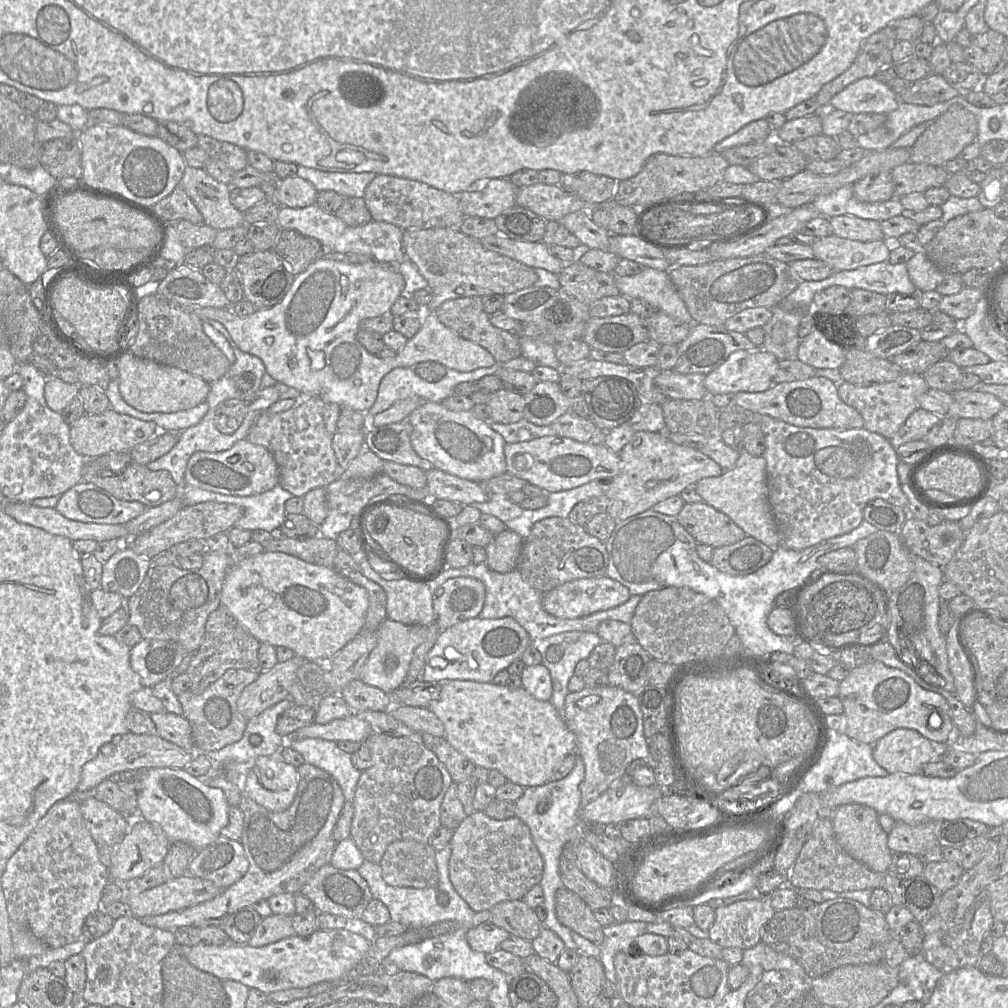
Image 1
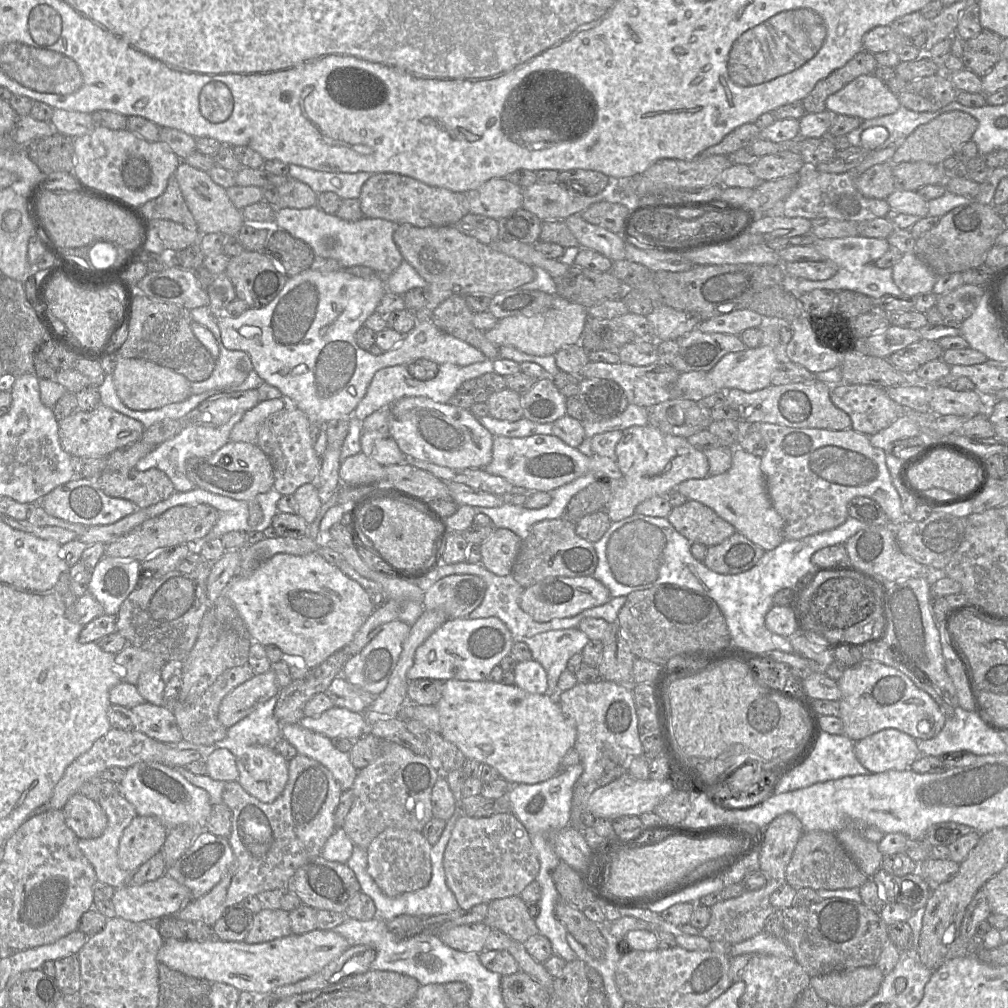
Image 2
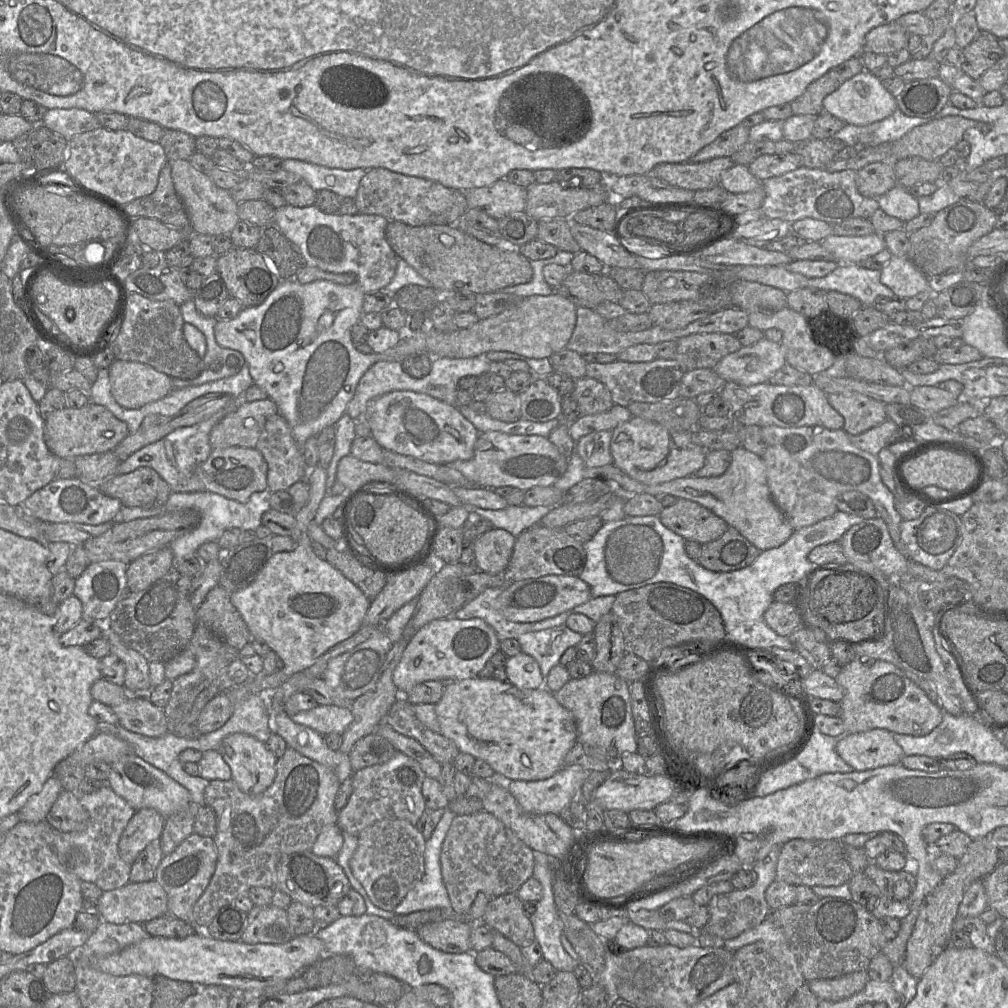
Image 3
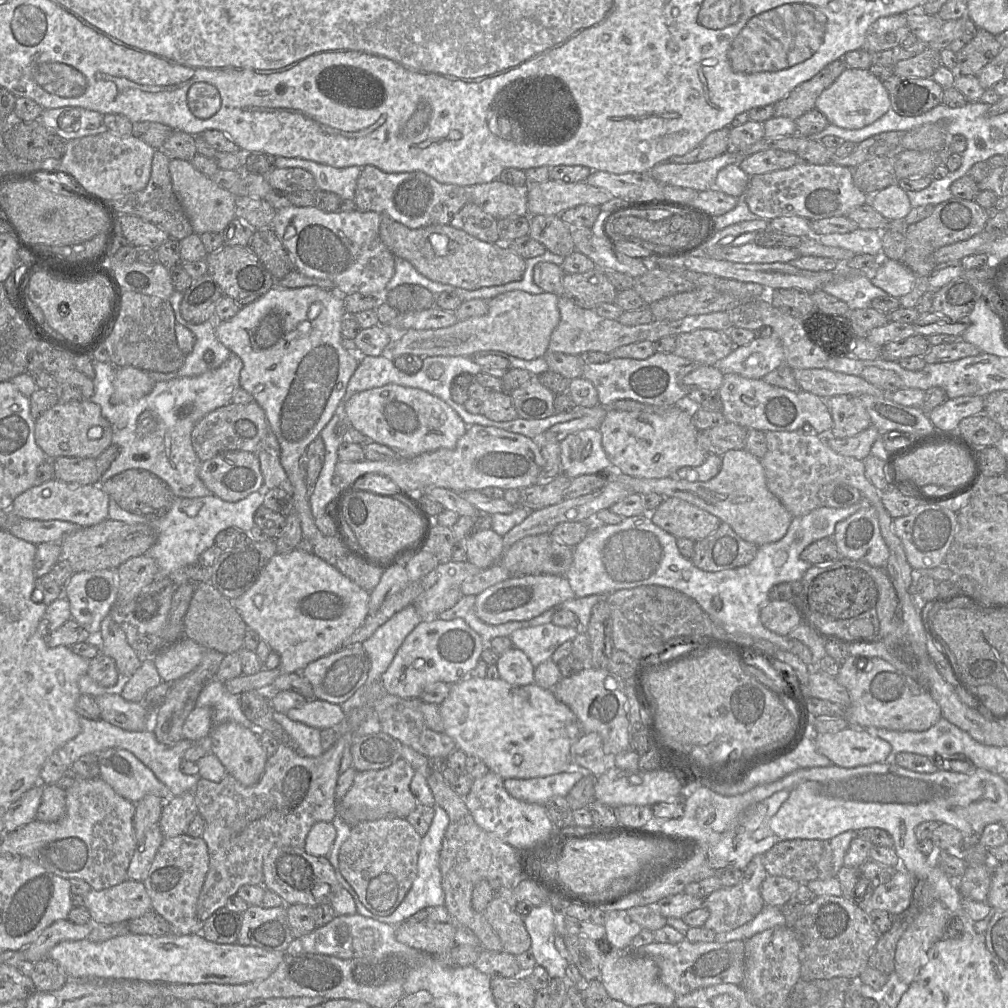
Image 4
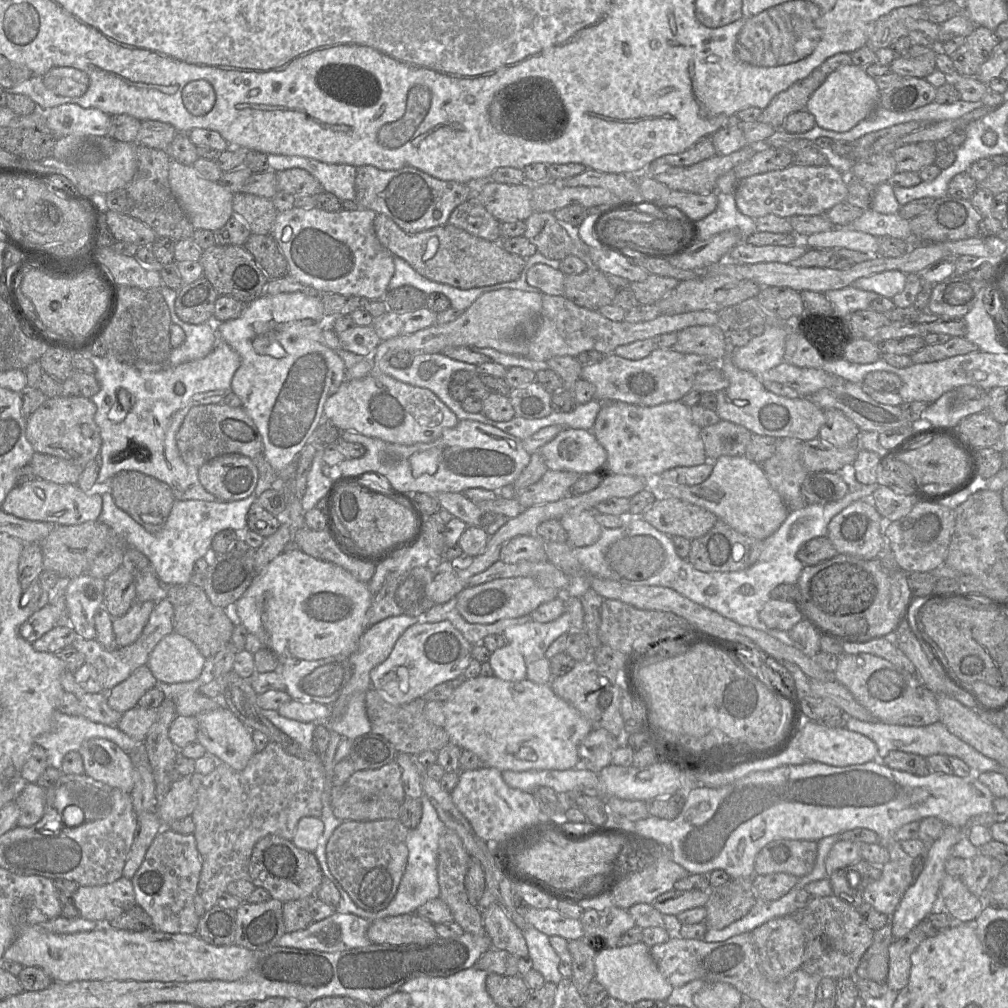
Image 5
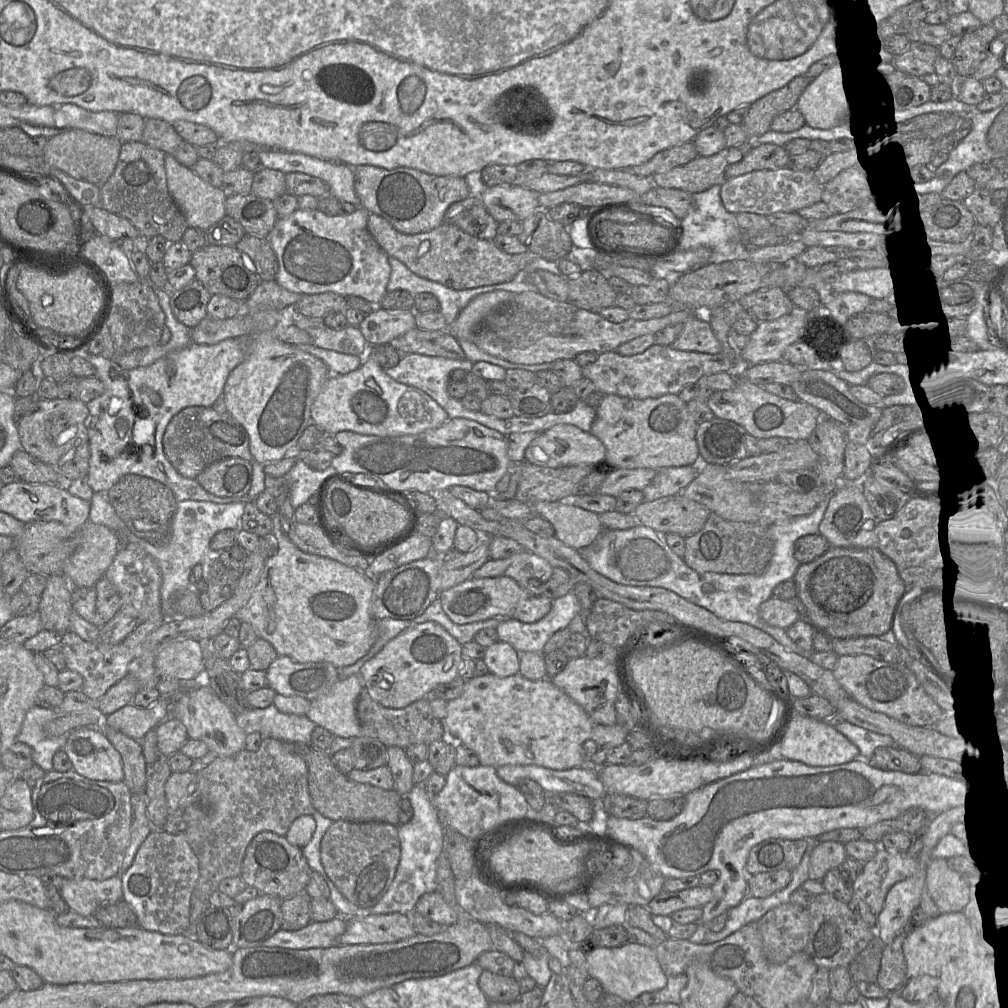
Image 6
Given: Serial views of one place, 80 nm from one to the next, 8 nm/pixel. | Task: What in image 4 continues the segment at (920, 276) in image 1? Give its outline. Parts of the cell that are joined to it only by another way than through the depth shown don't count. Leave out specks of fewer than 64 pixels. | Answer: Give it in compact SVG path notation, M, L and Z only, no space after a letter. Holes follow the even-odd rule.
M883 259L872 272L872 284L889 296L900 298L914 287L915 274L902 261Z

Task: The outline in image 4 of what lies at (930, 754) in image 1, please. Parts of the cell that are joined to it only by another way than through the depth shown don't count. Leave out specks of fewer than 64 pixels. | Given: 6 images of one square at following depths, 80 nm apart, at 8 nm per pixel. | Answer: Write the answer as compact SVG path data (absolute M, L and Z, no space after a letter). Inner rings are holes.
M847 727L836 733L818 733L816 735L816 749L831 762L843 768L855 768L873 763L893 761L891 744L878 736L871 735L866 729Z

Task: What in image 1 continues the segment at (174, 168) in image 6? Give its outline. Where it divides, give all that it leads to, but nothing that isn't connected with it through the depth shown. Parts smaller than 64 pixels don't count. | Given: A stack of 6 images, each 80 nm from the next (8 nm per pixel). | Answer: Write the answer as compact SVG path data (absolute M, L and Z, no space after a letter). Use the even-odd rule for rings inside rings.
M187 166L180 186L203 217L203 223L220 231L245 225L244 215L230 201L230 185L212 178L203 168Z

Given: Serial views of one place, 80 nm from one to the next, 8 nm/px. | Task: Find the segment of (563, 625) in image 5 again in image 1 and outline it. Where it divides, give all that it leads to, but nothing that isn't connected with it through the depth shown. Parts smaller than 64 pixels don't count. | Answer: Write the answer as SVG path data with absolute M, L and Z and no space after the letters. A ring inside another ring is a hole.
M584 631L564 632L532 642L541 654L541 664L549 670L553 689L550 702L563 720L568 683L575 666L580 660L587 659L601 642L596 633Z

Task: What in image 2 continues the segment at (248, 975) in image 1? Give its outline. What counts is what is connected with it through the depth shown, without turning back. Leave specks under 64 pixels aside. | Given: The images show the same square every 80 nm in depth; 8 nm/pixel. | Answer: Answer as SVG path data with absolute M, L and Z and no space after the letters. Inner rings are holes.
M315 929L305 934L291 934L259 944L224 942L218 939L205 942L165 940L157 953L157 961L170 969L211 984L229 984L240 992L264 996L280 986L318 973L350 947L348 941L334 931Z

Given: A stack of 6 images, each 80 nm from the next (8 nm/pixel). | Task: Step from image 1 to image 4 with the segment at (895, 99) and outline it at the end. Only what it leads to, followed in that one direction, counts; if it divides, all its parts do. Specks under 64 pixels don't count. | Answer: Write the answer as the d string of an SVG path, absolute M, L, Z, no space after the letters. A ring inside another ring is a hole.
M847 67L817 98L815 109L823 113L829 124L844 129L860 129L872 124L891 109L890 95L882 81L869 69Z

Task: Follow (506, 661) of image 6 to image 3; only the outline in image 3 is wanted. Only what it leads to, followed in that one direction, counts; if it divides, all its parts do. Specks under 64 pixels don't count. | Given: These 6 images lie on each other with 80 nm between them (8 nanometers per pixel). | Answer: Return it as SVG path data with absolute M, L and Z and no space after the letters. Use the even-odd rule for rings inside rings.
M519 653L507 659L505 665L507 681L520 689L536 689L544 686L544 677L535 659Z

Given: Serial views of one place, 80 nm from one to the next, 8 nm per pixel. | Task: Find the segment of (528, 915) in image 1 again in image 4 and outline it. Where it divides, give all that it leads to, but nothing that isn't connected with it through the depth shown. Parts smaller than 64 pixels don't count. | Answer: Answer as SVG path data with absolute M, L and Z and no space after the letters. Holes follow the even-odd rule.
M494 896L483 915L498 935L503 950L518 956L531 946L531 938L521 917L504 899Z

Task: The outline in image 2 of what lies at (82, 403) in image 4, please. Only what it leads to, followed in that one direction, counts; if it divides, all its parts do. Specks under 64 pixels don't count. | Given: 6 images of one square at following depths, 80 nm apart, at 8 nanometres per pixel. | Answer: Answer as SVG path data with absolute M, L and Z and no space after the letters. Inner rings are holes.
M100 404L91 411L76 411L60 420L58 434L62 448L73 458L93 458L106 457L139 441L144 430L141 422Z

